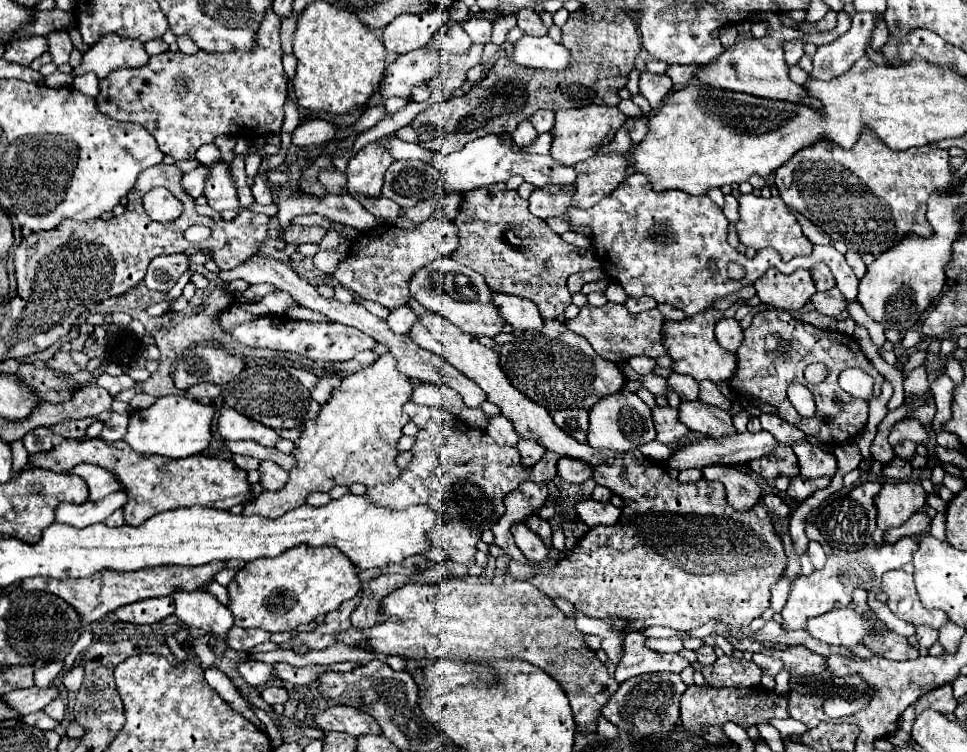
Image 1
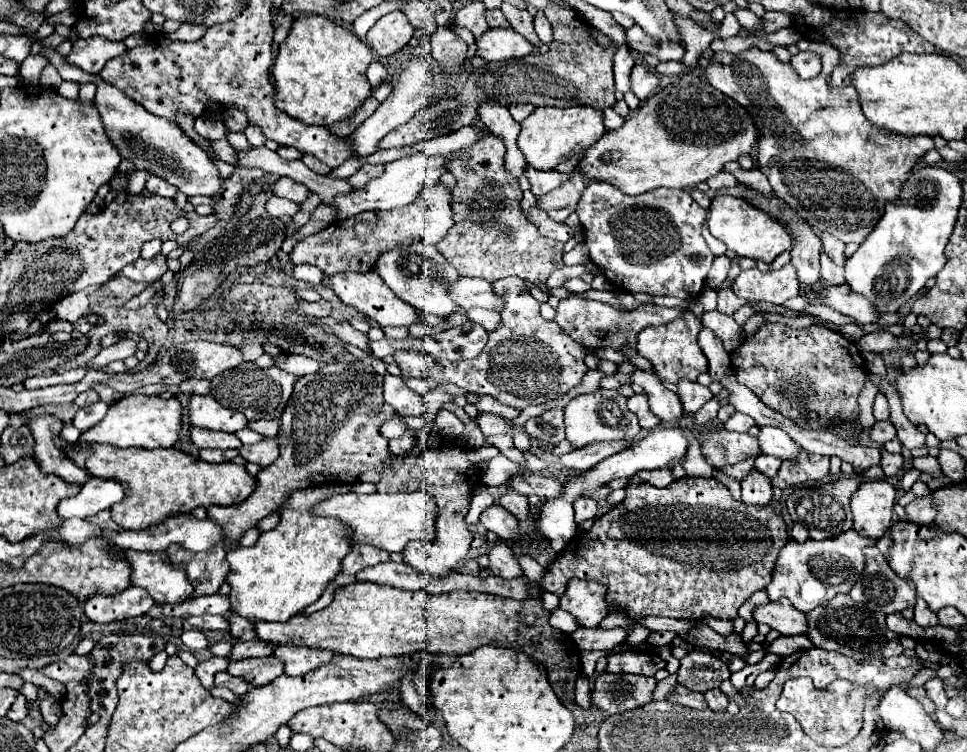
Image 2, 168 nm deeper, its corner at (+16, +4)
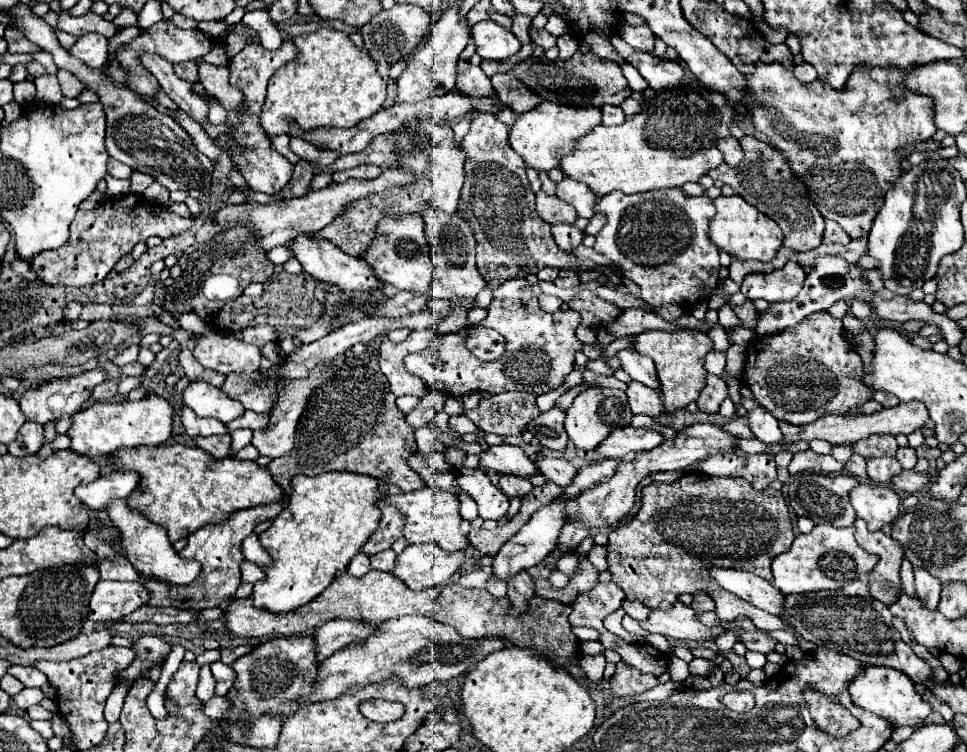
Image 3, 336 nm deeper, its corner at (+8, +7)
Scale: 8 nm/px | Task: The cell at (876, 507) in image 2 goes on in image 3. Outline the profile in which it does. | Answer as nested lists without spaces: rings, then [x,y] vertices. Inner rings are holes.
[[[858,484],[850,492],[850,504],[872,532],[890,524],[900,512],[900,496],[886,484]]]

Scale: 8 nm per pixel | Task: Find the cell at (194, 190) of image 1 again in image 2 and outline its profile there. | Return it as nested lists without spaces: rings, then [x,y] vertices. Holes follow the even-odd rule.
[[[150,175],[150,177],[146,179],[146,189],[148,189],[150,193],[154,193],[154,195],[162,195],[162,197],[174,197],[174,195],[178,193],[176,187],[168,185],[164,179],[154,177],[154,175]]]

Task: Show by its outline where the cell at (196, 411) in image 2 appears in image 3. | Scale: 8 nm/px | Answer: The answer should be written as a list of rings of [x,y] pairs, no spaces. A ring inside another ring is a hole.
[[[192,382],[184,390],[184,404],[202,418],[216,418],[224,424],[244,414],[244,406],[238,400],[224,396],[220,388],[206,382]]]

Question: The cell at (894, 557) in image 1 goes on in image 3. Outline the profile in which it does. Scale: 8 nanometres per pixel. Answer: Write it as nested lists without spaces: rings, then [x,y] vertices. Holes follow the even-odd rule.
[[[830,524],[814,526],[810,534],[798,534],[792,548],[772,560],[772,584],[784,594],[806,594],[820,590],[838,590],[864,578],[872,570],[872,554],[862,550],[854,538],[854,526],[834,528]]]

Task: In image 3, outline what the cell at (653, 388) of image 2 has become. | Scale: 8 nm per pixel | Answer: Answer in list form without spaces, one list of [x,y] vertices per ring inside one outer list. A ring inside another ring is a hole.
[[[620,350],[618,358],[622,362],[624,372],[632,380],[642,382],[644,386],[660,392],[660,380],[656,376],[656,368],[654,368],[654,364],[652,364],[652,360],[648,356],[642,356],[642,354],[634,352],[634,350]]]

